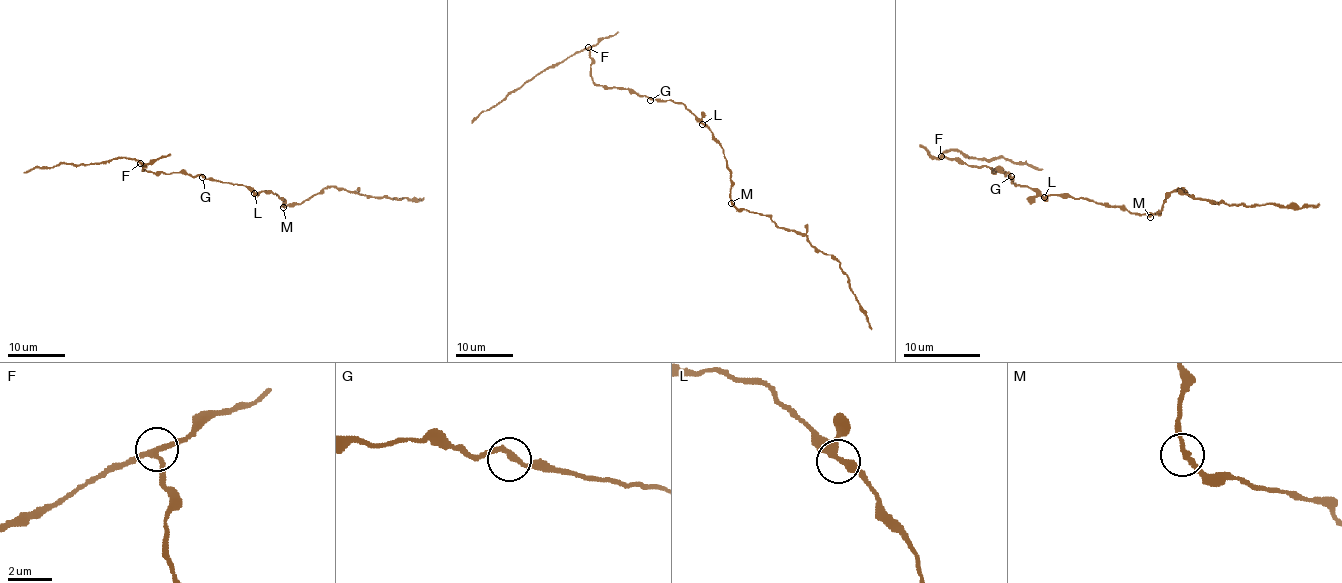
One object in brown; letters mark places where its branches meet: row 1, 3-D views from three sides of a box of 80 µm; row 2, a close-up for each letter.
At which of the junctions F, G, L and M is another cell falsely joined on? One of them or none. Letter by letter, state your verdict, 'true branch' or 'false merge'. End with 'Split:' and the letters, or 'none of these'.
F: false merge
G: true branch
L: true branch
M: true branch
Split: F

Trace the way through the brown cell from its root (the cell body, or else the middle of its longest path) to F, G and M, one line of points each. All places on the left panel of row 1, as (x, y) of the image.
F: (254, 192), (243, 184), (222, 183), (186, 173), (148, 172), (142, 169), (140, 163)
G: (254, 192), (243, 184), (202, 177)
M: (254, 192), (276, 193), (283, 200), (283, 207)

